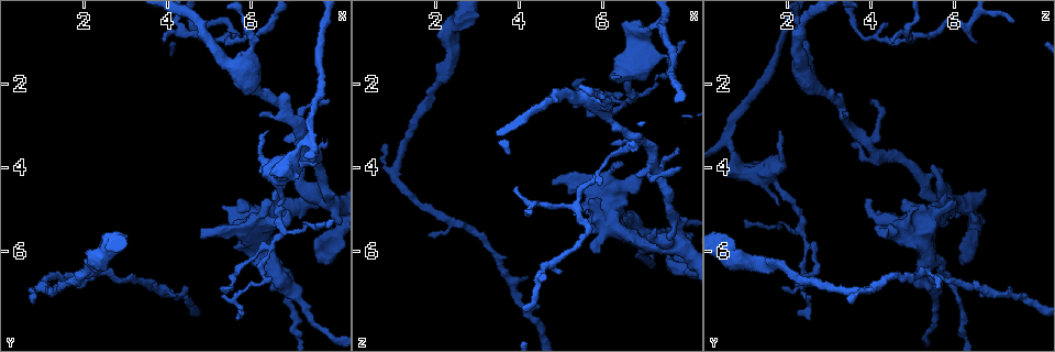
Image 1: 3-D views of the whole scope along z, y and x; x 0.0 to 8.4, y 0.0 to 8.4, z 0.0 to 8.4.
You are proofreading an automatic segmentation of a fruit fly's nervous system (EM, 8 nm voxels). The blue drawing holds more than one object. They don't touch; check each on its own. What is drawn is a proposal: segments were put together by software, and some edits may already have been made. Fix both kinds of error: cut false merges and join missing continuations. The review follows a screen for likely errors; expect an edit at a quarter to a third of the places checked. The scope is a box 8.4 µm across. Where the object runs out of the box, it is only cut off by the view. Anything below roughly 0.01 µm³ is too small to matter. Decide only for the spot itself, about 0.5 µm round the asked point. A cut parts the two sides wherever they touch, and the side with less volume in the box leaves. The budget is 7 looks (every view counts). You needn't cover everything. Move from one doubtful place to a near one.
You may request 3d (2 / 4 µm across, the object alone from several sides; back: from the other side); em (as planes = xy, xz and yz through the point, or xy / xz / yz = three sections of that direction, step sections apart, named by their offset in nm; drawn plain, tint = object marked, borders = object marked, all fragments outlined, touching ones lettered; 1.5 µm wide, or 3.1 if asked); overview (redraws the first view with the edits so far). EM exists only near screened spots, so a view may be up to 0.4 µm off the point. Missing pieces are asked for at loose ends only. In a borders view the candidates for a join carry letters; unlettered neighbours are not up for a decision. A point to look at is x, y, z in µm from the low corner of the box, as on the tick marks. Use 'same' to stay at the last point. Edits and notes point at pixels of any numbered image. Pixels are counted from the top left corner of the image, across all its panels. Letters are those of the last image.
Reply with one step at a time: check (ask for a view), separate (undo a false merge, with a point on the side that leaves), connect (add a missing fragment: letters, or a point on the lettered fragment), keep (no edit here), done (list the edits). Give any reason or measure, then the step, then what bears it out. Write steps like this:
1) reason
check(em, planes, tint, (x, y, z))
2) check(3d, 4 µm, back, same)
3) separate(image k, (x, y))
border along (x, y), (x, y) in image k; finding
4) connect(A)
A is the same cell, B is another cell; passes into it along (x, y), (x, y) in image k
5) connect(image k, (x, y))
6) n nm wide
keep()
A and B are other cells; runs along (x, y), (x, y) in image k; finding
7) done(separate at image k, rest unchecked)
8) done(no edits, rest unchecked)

looks like a crossing
check(em, planes, tint, (7.80, 4.80, 5.75))

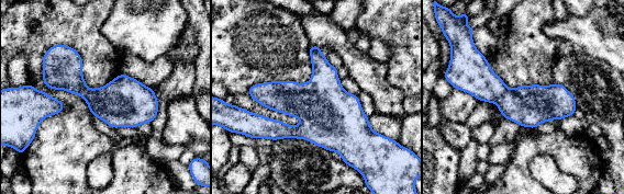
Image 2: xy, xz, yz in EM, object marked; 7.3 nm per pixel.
what lies round it
check(em, planes, borders, same)

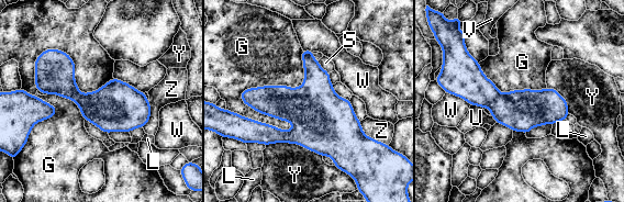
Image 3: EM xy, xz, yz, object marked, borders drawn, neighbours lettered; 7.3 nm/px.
keep()
G, L, S, U, V, W, Y and Z are other cells; runs along (455, 90), (565, 113) in image 3; all the same neuron

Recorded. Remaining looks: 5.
free end
check(3d, 4 µm, (4.80, 5.65, 4.45))

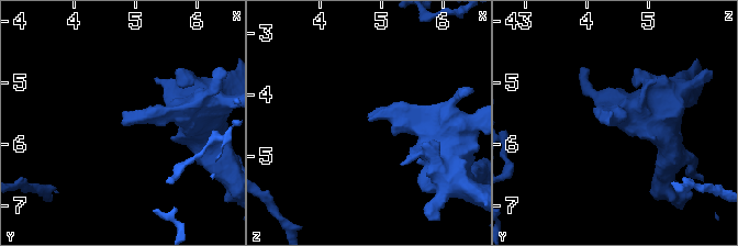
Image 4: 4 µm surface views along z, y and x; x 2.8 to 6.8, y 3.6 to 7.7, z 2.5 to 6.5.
check(em, planes, borders, (4.85, 5.60, 4.40))

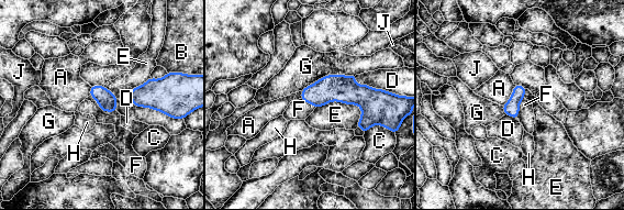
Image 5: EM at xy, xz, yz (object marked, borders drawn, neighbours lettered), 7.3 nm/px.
keep()
A, B, C, D, E, F, G, H and J are other cells; runs along (303, 94), (356, 94), (376, 110) in image 5; none of them fits

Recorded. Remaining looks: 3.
small branch off a trunk
check(em, xz, step 8, tint, (6.60, 6.35, 5.70))

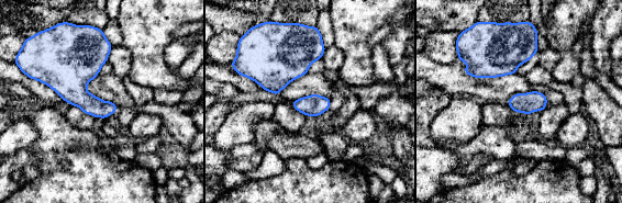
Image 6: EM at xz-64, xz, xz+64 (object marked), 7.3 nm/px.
check(em, xz, step 8, borders, same)

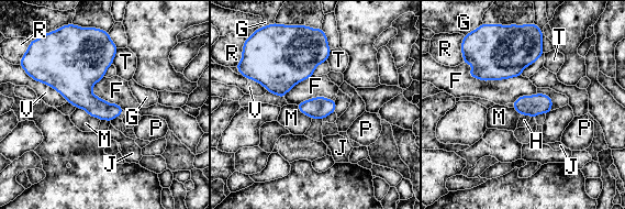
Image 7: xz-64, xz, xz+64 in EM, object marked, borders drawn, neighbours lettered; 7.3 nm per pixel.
150 nm wide
keep()
F, G, H, J, M, P, R, T and V are other cells; border along (464, 63), (483, 80), (521, 76) in image 7; all the same neuron

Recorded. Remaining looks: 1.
done(no edits, rest unchecked)

